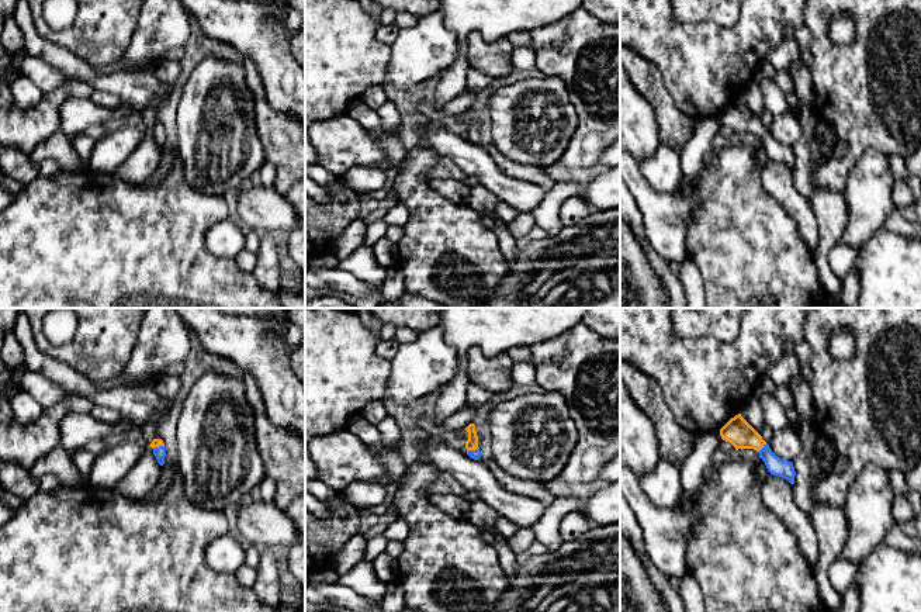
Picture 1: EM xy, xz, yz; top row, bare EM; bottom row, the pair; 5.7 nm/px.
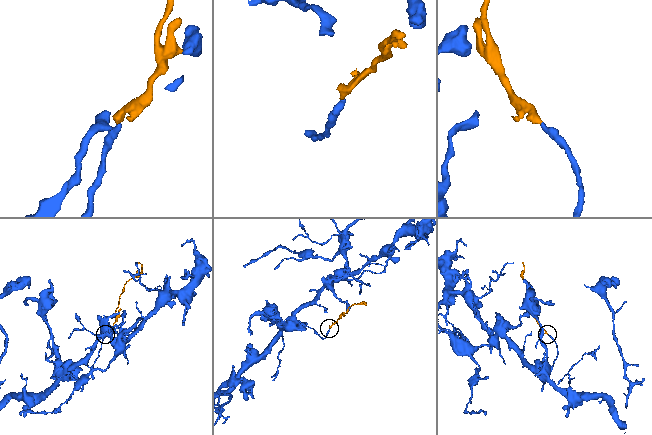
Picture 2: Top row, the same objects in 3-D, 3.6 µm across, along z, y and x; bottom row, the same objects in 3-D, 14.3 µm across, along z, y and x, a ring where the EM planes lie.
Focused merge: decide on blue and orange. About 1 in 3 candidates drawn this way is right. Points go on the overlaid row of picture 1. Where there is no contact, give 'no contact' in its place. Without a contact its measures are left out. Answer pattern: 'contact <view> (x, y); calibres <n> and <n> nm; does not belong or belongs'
contact yz (762, 448); calibres 110 and 160 nm; belongs

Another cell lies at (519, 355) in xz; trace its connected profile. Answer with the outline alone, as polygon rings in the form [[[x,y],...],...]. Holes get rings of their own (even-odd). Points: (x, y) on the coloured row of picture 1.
[[[524,346],[513,348],[508,352],[508,355],[515,363],[523,363],[523,362],[533,363],[533,355],[530,348]]]

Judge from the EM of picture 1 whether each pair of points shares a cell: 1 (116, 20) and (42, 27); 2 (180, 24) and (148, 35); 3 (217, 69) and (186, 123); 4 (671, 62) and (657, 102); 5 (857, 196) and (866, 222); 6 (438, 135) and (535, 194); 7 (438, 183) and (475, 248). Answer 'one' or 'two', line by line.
1: one
2: one
3: one
4: two
5: one
6: one
7: two

